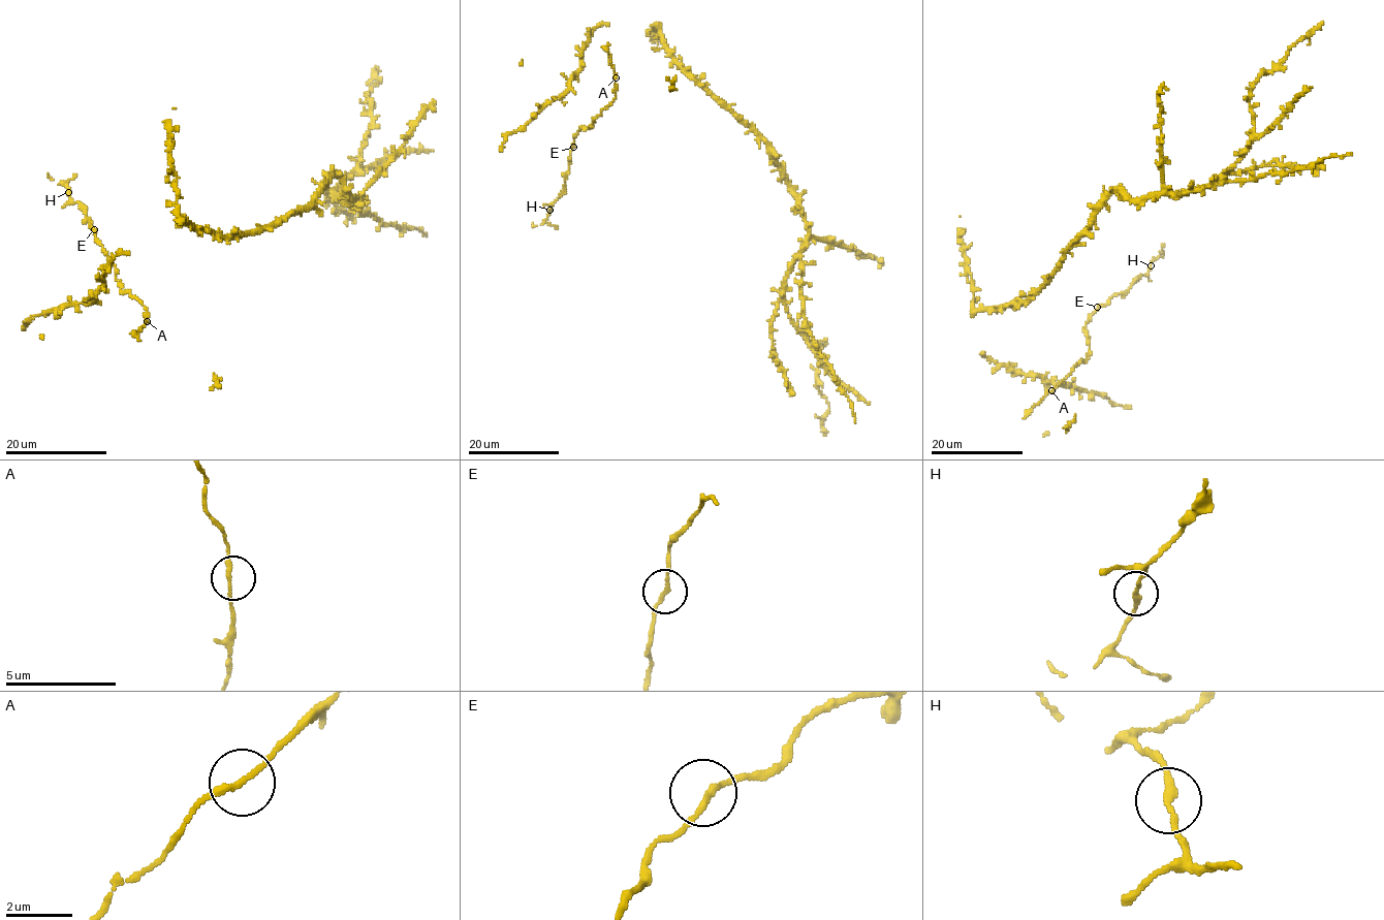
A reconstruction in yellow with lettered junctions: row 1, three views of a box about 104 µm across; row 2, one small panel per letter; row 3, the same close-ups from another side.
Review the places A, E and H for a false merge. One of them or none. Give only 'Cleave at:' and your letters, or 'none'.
Cleave at: none

